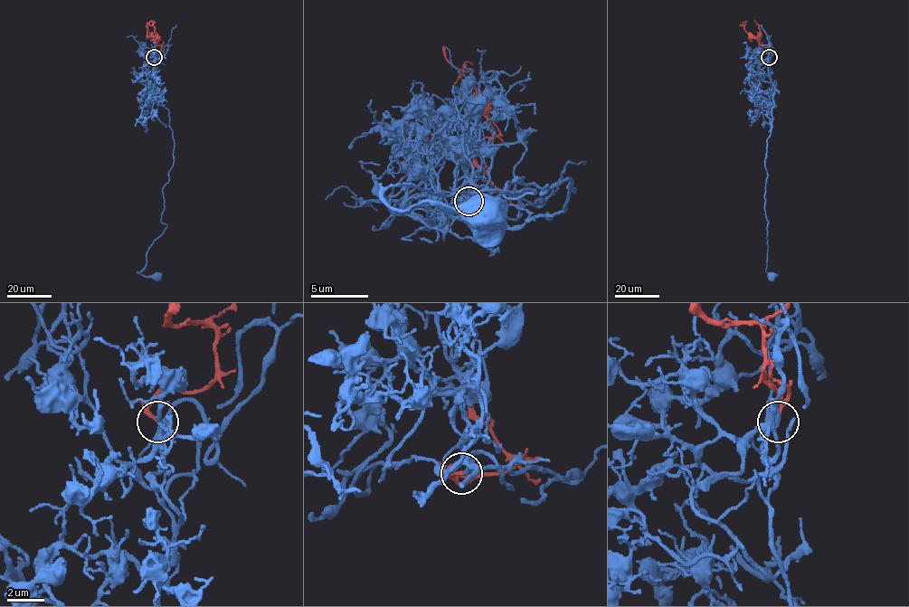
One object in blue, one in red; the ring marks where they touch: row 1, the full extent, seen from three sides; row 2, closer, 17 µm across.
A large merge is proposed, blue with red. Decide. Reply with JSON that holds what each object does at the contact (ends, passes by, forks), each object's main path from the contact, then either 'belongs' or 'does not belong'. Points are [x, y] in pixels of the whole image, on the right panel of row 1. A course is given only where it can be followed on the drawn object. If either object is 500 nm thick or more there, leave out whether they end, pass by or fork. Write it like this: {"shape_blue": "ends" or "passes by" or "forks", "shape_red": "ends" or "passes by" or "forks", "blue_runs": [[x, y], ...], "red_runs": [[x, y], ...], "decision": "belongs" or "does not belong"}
{"shape_blue": "passes by", "shape_red": "ends", "blue_runs": [[769, 57], [765, 60], [775, 93], [764, 166], [764, 210], [769, 223], [765, 270], [771, 276]], "red_runs": [[769, 57], [766, 45], [761, 45], [744, 29], [747, 22]], "decision": "belongs"}

